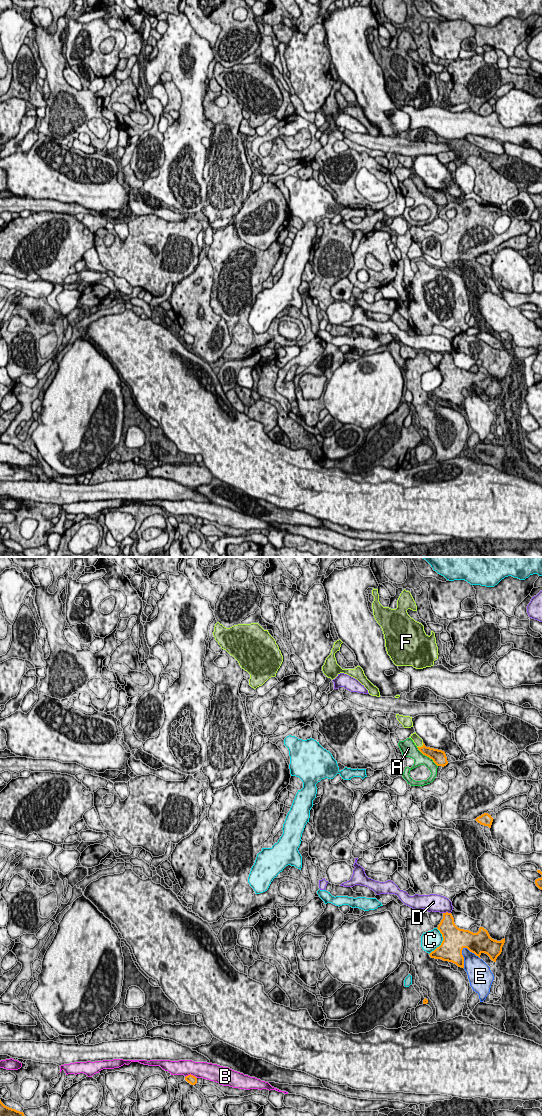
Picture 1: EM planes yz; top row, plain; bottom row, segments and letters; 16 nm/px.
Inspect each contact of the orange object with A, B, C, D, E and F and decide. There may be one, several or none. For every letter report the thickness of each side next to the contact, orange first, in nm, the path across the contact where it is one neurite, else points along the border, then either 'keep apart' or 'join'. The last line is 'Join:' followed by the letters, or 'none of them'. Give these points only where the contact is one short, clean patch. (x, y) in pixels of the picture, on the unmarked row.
A: 220 nm thick on the orange side, 190 nm on the other; keep apart
B: 140 nm thick on the orange side, 260 nm on the other; keep apart
C: 380 nm thick on the orange side, 300 nm on the other; keep apart
D: 280 nm thick on the orange side, 280 nm on the other; border along yz (450, 352), (443, 353); keep apart
E: 340 nm thick on the orange side, 320 nm on the other; keep apart
F: 170 nm thick on the orange side, 140 nm on the other; runs through yz (432, 193), (420, 187), (417, 180); join
Join: F

